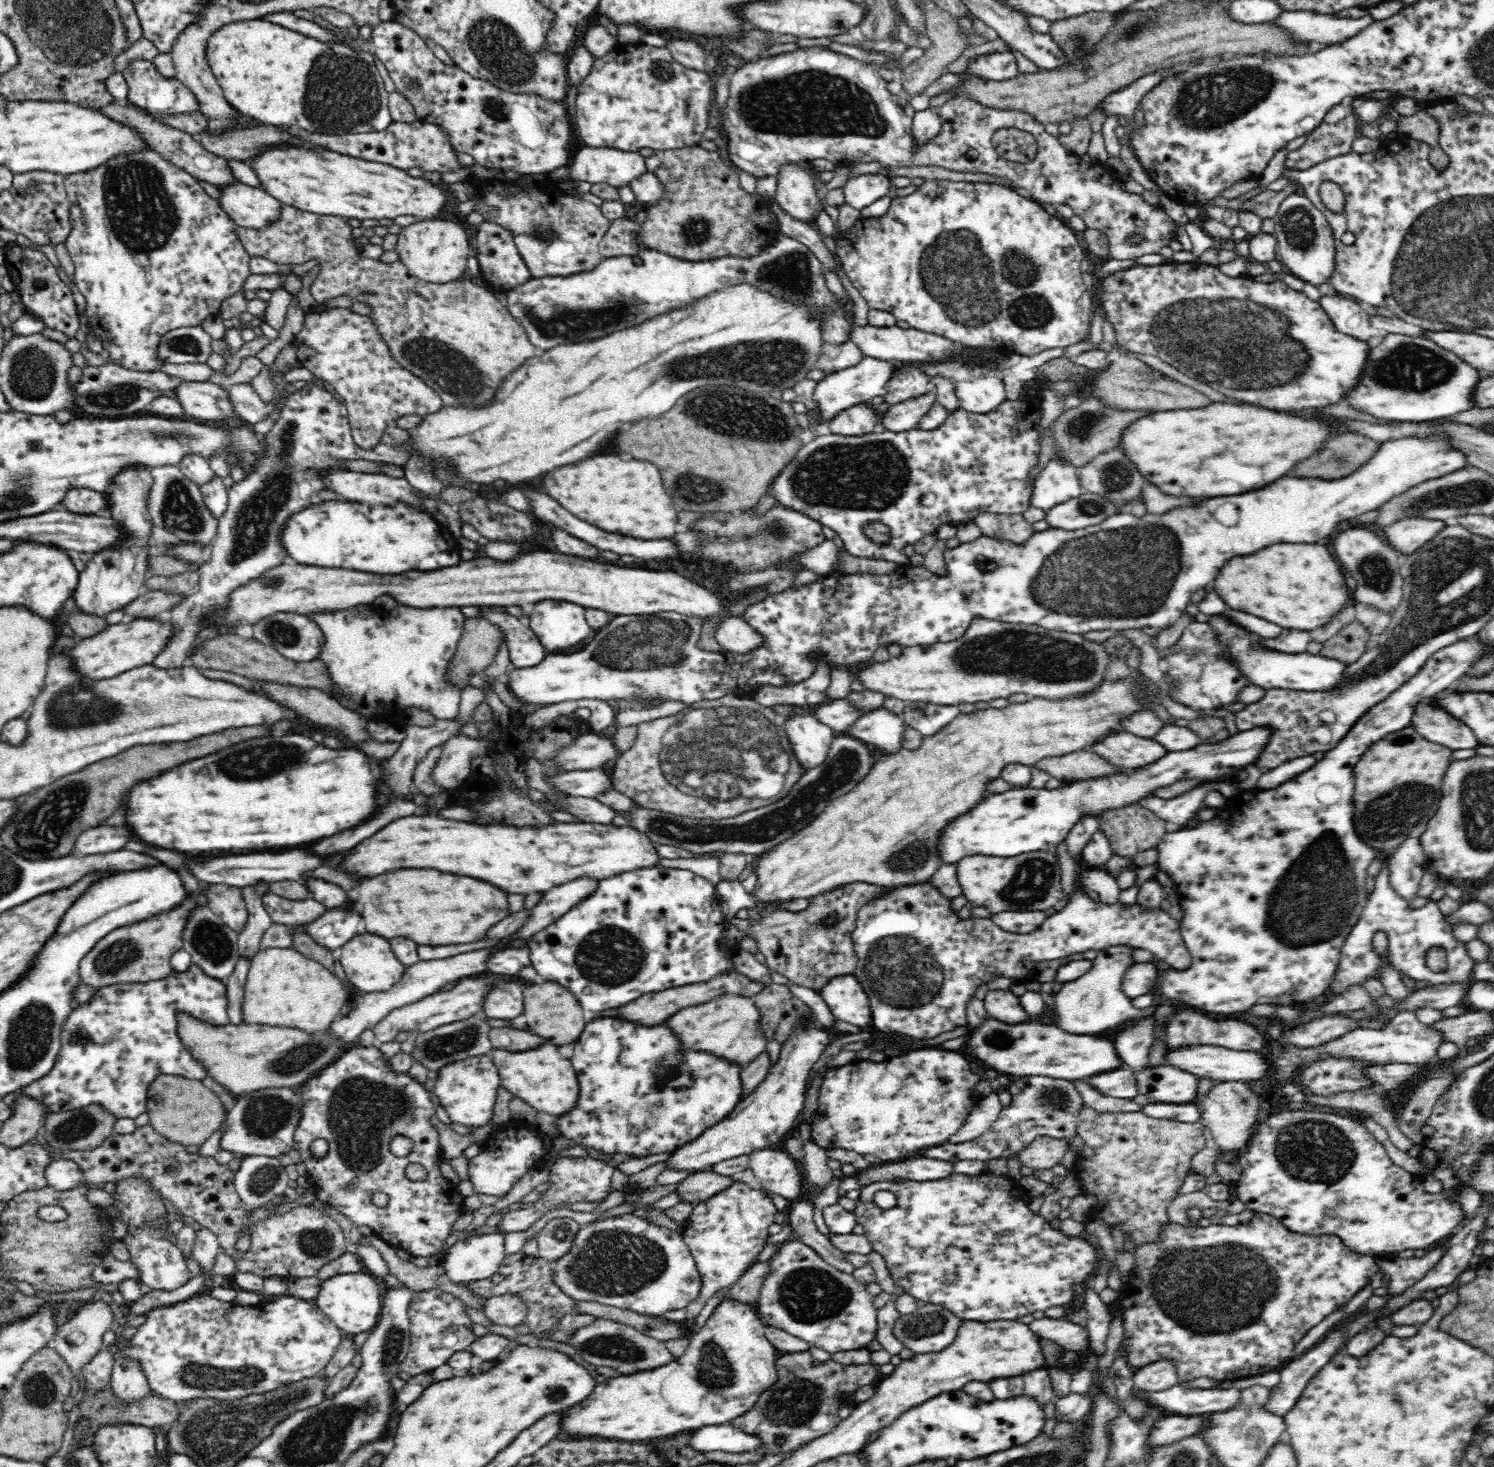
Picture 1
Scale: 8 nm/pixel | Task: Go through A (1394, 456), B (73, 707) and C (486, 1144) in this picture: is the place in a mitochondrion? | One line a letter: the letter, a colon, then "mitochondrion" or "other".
A: other
B: mitochondrion
C: other

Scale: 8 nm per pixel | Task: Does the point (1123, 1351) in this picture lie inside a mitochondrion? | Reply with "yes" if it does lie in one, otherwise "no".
no

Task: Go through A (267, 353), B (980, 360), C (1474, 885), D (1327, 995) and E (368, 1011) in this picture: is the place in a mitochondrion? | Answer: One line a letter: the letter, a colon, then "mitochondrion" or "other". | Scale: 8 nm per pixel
A: other
B: other
C: other
D: other
E: other

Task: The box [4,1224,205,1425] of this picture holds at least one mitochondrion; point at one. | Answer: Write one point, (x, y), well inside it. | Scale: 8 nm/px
(39, 1390)

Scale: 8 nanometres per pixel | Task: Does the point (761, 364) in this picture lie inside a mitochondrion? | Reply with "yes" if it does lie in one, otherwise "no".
yes

